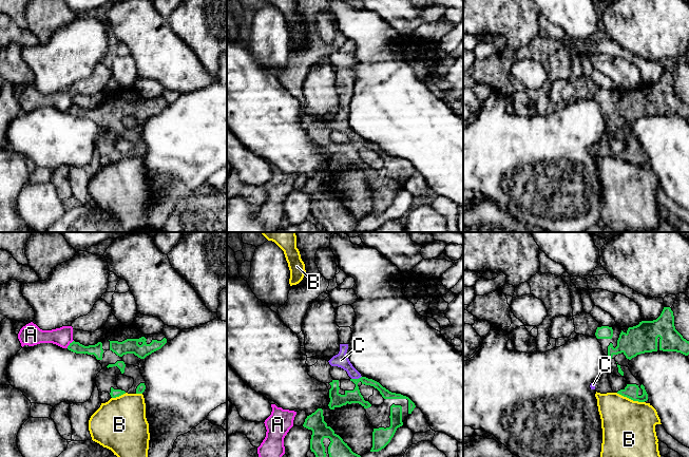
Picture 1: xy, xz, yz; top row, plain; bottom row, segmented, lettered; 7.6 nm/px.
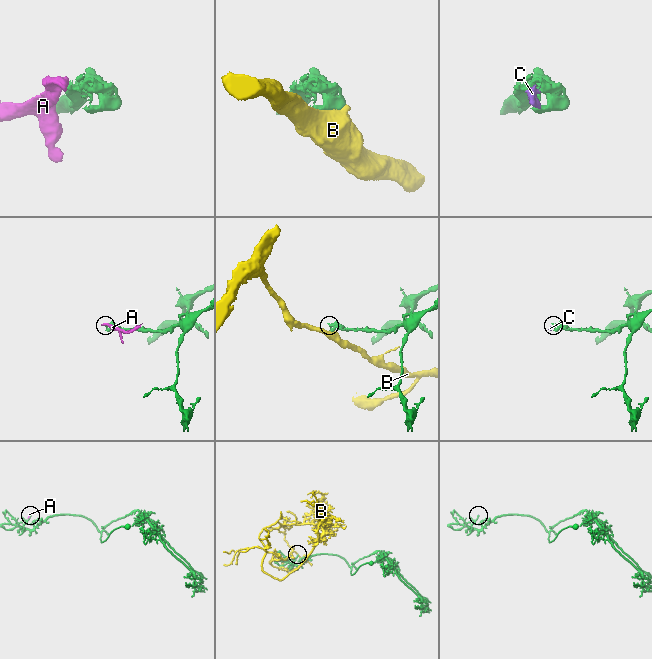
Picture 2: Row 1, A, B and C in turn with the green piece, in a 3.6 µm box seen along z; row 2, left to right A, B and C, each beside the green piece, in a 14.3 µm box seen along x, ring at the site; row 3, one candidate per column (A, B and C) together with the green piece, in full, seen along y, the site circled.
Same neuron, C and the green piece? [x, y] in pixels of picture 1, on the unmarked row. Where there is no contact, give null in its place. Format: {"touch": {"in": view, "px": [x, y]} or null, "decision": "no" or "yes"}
{"touch": {"in": "xz", "px": [356, 143]}, "decision": "yes"}

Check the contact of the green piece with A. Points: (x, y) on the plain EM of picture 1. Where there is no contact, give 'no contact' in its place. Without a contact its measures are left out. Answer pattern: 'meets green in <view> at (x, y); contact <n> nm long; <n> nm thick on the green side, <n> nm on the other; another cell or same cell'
meets green in xy at (70, 108); contact 80 nm long; 90 nm thick on the green side, 150 nm on the other; another cell

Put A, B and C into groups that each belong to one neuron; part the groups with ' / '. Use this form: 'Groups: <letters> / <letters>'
Groups: A / B / C

